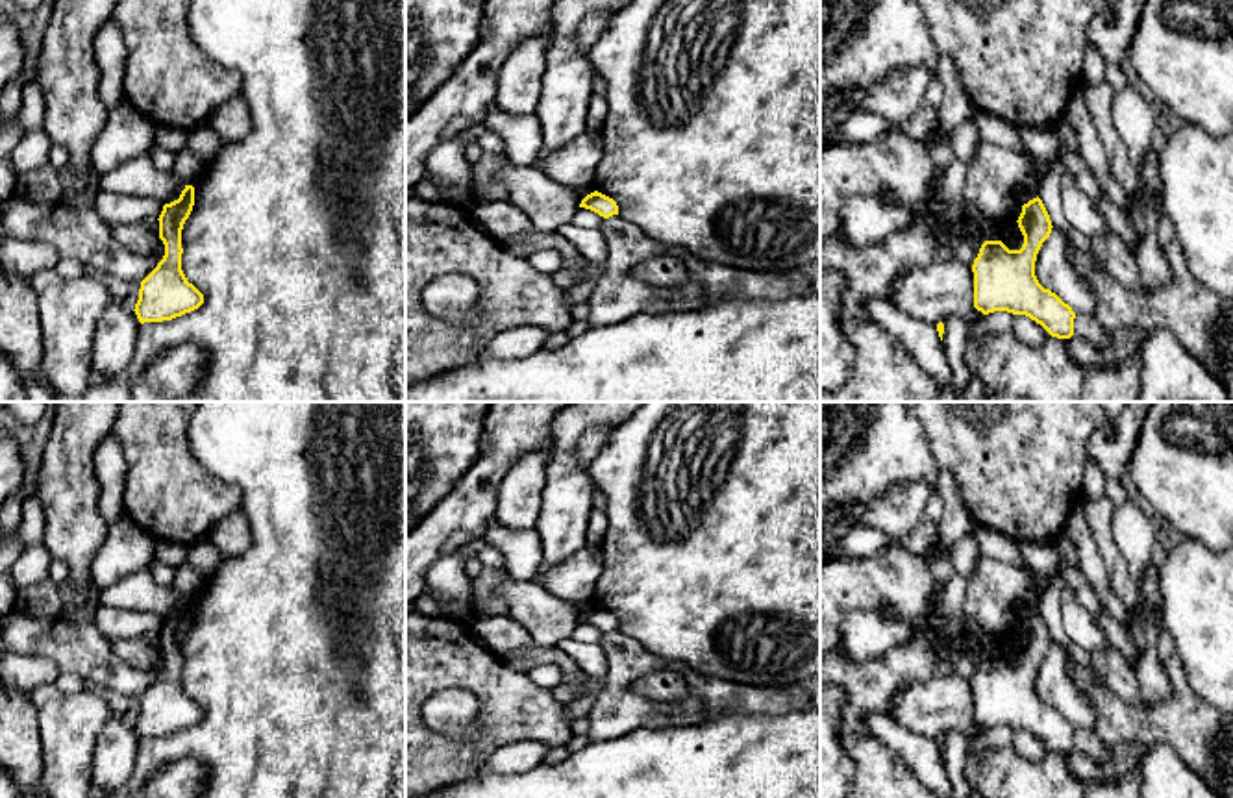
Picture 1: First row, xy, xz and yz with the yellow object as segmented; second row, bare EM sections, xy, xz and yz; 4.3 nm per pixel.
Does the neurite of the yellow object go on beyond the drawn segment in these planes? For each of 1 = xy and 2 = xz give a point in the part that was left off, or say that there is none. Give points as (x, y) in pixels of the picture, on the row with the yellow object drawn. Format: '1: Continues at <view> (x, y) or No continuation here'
1: No continuation here
2: No continuation here

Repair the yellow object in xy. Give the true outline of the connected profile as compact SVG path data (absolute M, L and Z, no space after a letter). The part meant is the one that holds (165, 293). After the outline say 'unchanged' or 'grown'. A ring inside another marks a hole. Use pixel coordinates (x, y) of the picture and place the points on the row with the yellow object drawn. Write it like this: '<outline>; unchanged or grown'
M185 185L178 200L163 206L157 220L165 256L141 281L139 300L133 309L141 324L172 320L204 304L204 294L187 281L181 270L181 230L193 206L193 185Z; unchanged

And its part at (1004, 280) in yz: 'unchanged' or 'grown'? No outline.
unchanged

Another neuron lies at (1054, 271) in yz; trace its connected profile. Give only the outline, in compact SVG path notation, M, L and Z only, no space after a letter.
M1052 228L1050 237L1037 254L1035 276L1044 289L1055 293L1074 313L1092 315L1096 294L1087 280L1072 267L1068 259L1070 246L1068 235L1059 228Z

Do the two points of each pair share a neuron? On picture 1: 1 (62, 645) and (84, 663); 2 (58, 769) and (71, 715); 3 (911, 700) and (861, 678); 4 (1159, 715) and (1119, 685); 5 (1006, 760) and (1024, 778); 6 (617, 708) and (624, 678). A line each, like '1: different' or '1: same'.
1: same
2: same
3: different
4: different
5: same
6: same

